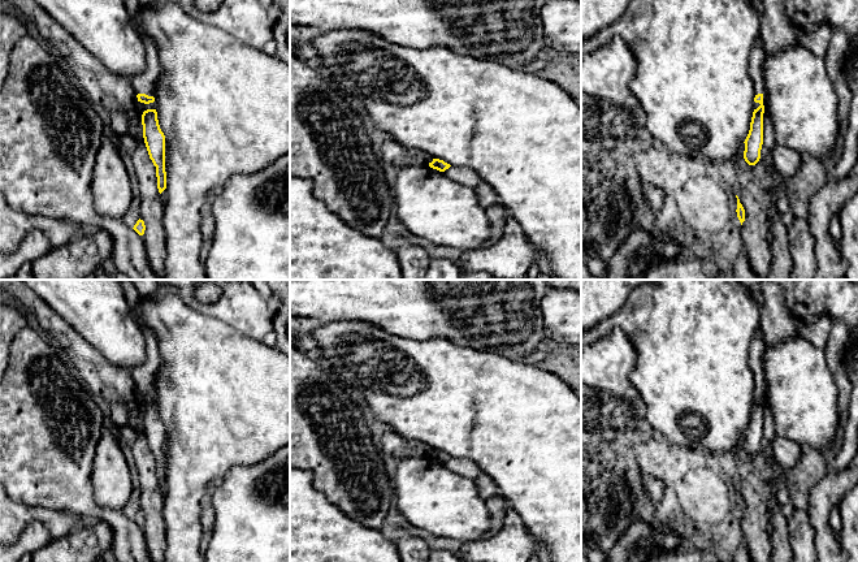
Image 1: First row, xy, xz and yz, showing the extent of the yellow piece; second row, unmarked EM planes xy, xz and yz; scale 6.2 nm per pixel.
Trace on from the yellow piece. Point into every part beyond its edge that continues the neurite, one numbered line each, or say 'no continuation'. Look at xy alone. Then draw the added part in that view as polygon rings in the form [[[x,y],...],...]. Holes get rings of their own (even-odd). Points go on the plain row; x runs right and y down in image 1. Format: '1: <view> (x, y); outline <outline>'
1: xy (144, 374); outline [[[142,330],[146,341],[144,362],[131,369],[131,376],[135,385],[146,385],[153,388],[156,373],[160,368],[160,353],[155,334],[151,330]]]

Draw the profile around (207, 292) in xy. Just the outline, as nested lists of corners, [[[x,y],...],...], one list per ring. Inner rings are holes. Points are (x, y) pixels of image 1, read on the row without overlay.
[[[203,282],[195,290],[196,299],[202,303],[213,303],[221,294],[221,288],[212,282]]]

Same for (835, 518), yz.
[[[838,503],[831,510],[829,527],[836,536],[840,535],[840,532],[841,532],[841,515],[840,515]]]

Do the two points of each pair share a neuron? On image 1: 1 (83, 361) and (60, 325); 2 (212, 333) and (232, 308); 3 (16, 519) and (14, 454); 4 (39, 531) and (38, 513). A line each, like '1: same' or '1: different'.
1: same
2: different
3: different
4: different

